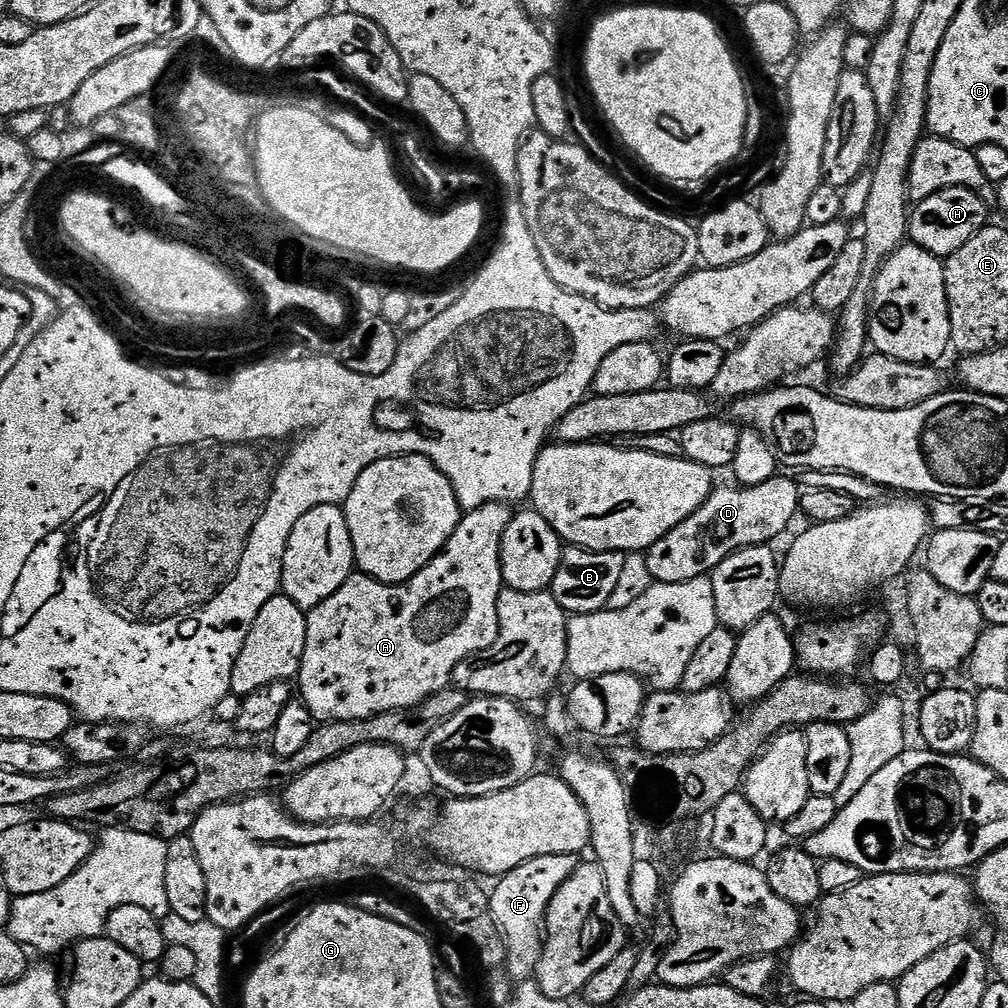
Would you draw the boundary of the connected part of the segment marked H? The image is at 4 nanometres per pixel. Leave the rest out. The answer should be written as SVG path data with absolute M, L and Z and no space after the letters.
M943 188L935 192L930 198L919 201L911 209L908 217L908 240L926 250L930 254L941 258L952 256L974 234L978 234L989 223L989 205L974 190L965 188Z

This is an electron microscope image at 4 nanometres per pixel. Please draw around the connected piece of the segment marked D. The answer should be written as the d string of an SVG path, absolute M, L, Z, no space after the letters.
M777 474L771 480L762 482L753 488L743 486L731 486L732 488L713 487L712 493L706 498L706 502L690 518L683 520L674 530L670 530L654 546L647 549L648 572L651 579L657 584L673 584L674 582L690 582L690 578L707 576L715 572L716 568L726 559L744 548L768 546L776 540L792 524L792 519L797 519L800 511L800 498L802 488L795 479L792 480L783 474Z

